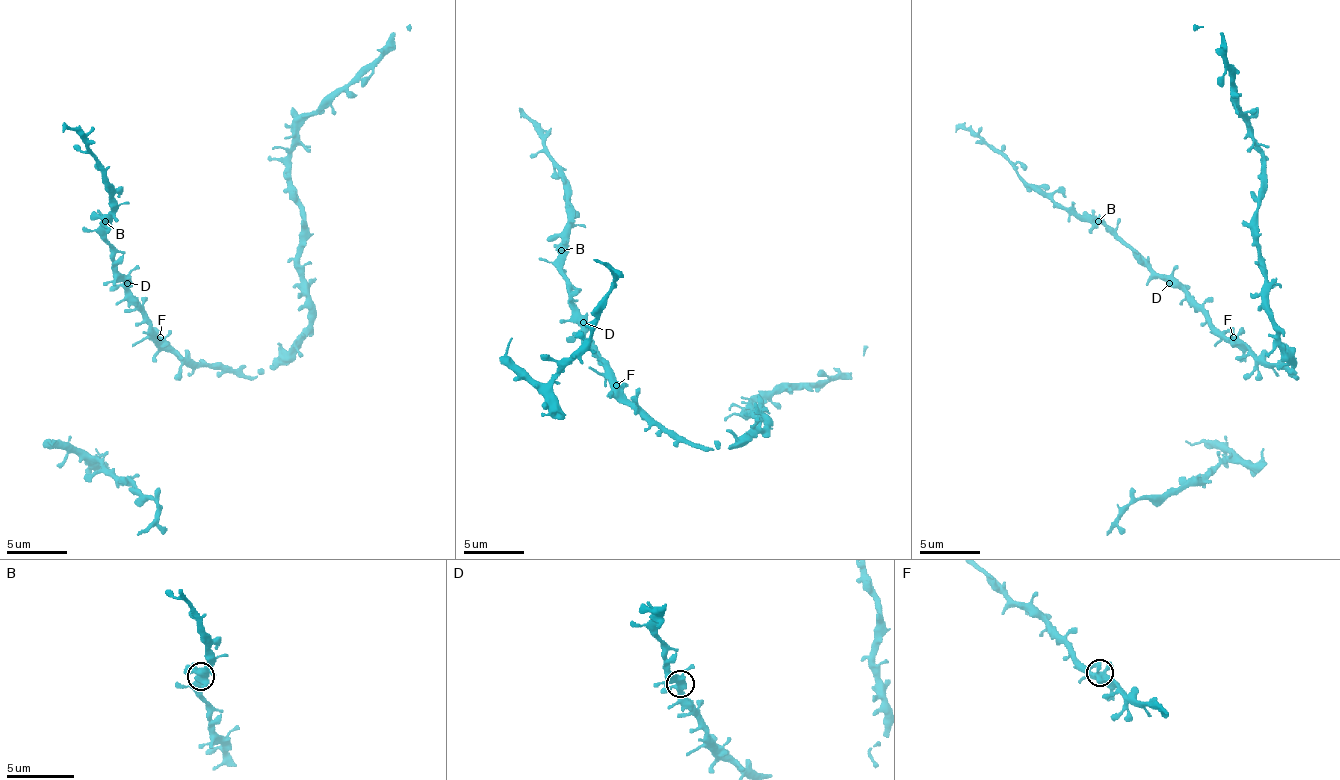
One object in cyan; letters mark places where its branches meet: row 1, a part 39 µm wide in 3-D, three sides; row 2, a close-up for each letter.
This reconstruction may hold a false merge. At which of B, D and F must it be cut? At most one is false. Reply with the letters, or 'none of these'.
none of these

